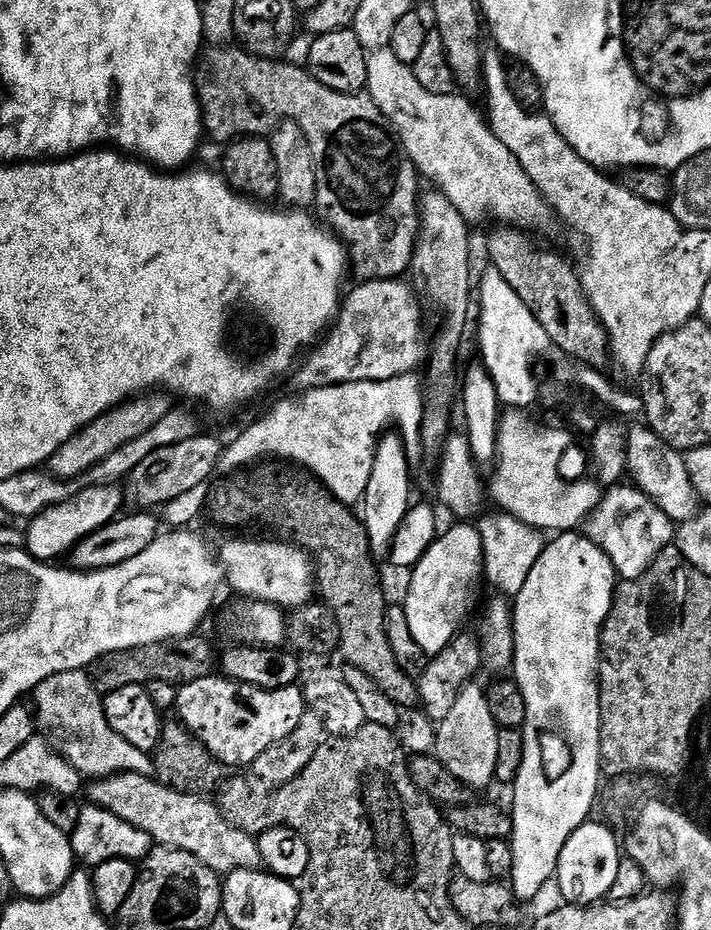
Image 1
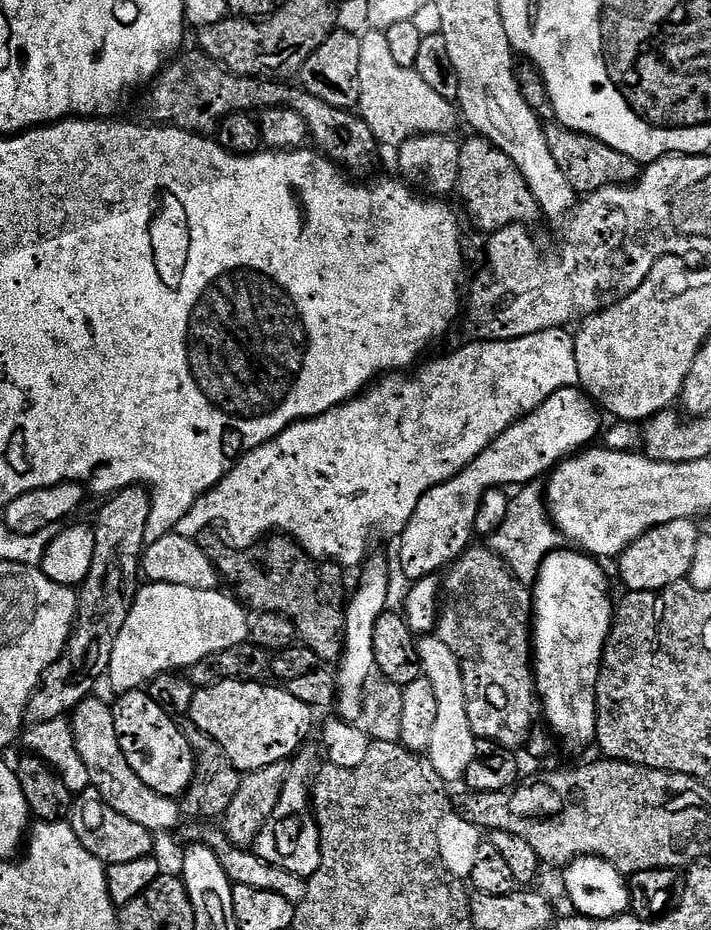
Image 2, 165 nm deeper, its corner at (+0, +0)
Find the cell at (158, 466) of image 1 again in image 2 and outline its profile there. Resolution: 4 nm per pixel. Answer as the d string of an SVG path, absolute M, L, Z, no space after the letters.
M132 485L122 489L118 493L113 493L104 503L106 503L98 512L96 522L92 524L92 529L94 532L94 558L90 562L90 574L86 574L84 583L79 585L78 588L78 603L76 606L76 623L72 626L72 633L68 638L68 644L64 647L64 653L62 653L55 662L48 667L46 671L42 674L40 679L40 685L32 691L32 697L28 703L28 710L26 713L26 720L28 724L37 724L38 722L56 722L61 718L67 717L71 713L73 708L76 708L81 701L89 699L93 695L92 692L92 679L96 675L101 675L102 669L107 665L108 659L111 658L111 650L114 648L115 639L118 638L119 631L122 630L123 623L126 622L127 614L131 609L133 596L136 595L137 585L135 582L136 576L138 580L138 573L140 572L140 557L146 547L146 541L144 539L145 534L145 524L147 524L149 514L149 506L152 503L151 495L149 491L143 485Z

